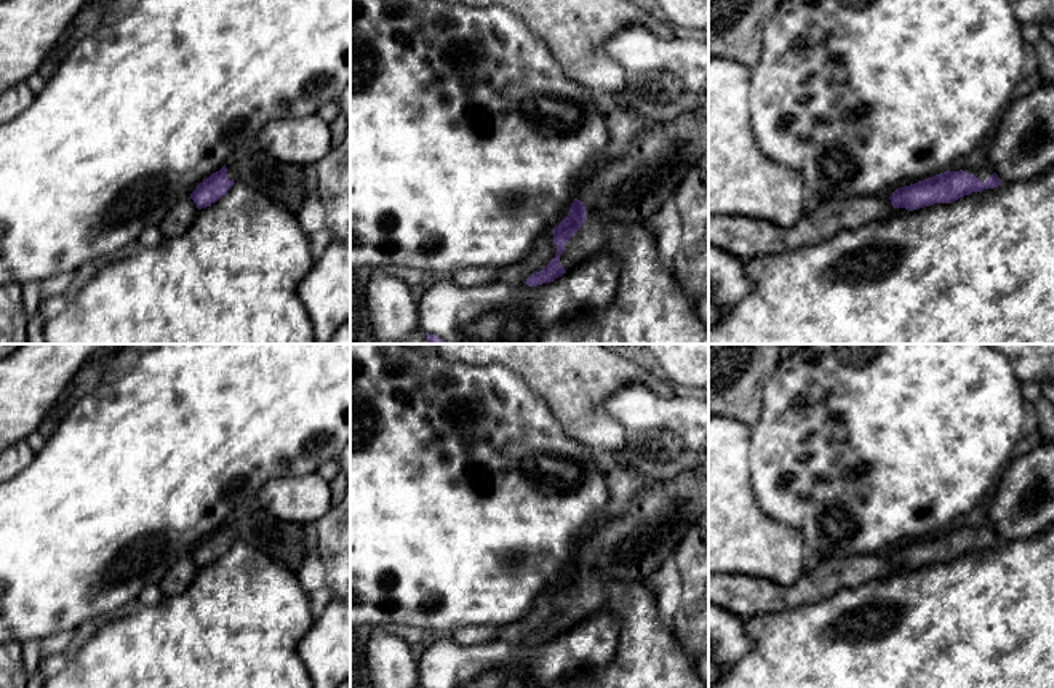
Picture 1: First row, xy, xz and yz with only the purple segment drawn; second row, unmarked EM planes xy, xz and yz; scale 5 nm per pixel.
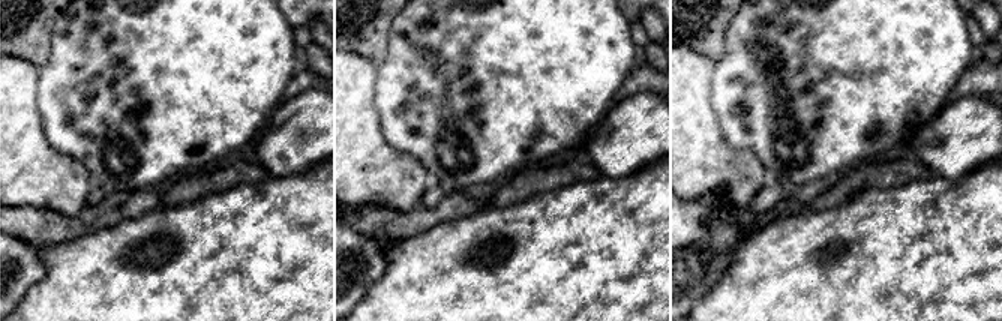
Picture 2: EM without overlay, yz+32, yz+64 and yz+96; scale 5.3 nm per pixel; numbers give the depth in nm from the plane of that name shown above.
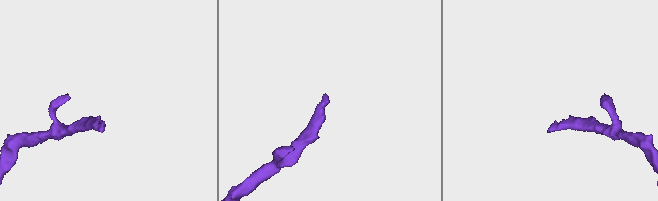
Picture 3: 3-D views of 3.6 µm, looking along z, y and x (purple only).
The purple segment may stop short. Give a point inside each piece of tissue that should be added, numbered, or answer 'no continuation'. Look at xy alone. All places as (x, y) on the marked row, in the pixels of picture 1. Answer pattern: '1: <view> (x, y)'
1: xy (283, 183)

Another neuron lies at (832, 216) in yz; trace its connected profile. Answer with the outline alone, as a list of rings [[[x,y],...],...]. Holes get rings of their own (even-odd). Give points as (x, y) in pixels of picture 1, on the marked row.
[[[883,194],[820,202],[812,214],[804,214],[792,227],[781,227],[753,218],[709,213],[709,243],[749,261],[765,254],[790,251],[841,230],[907,213],[905,208],[894,208],[889,197]]]

